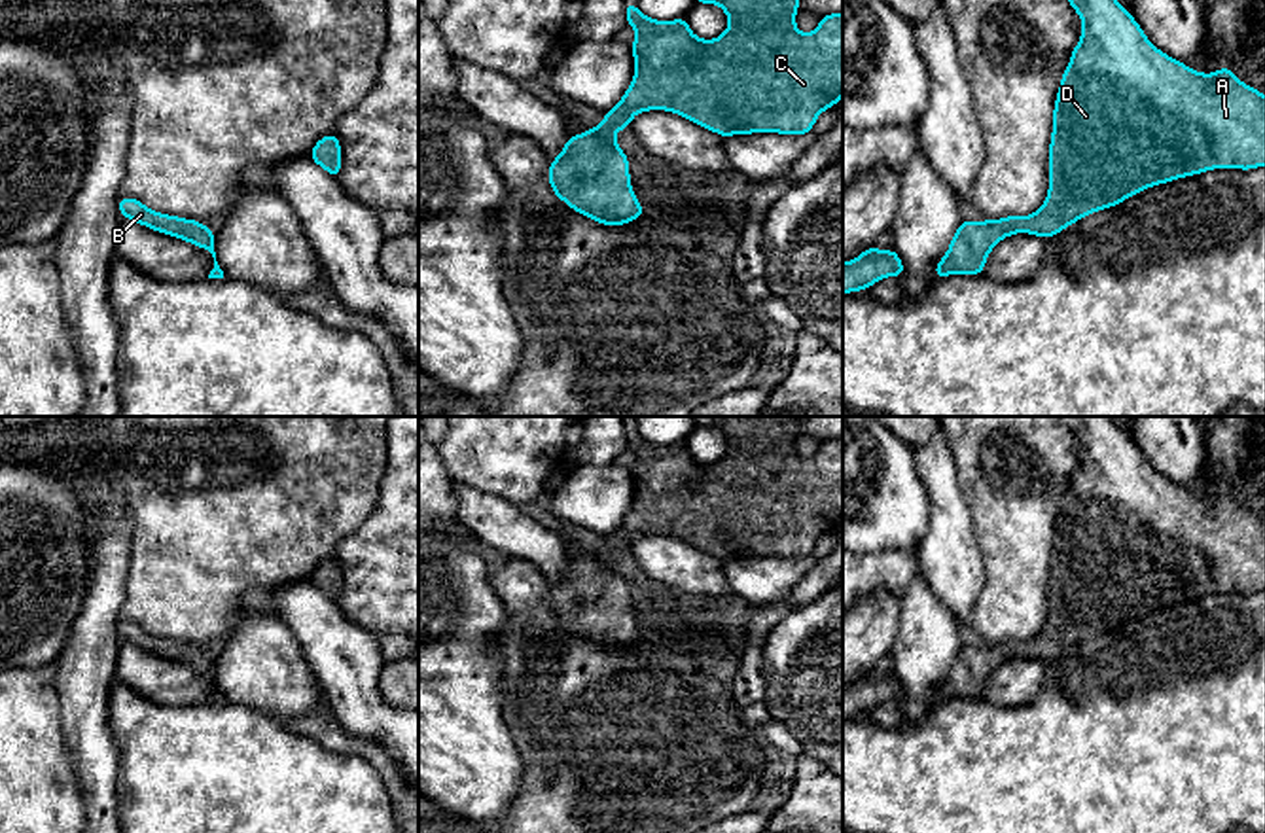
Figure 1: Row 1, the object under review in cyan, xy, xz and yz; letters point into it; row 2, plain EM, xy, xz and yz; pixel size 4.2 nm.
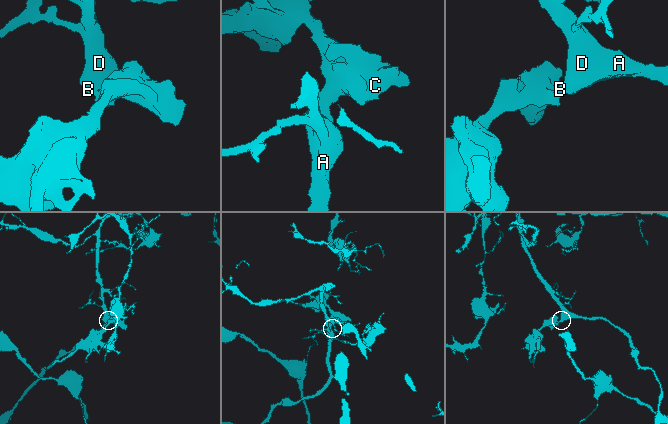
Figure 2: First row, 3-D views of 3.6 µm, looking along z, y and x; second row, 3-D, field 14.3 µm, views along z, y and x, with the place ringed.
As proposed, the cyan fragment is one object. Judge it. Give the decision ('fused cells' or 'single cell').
single cell

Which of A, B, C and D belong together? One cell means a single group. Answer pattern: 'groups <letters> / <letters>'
groups A B C D

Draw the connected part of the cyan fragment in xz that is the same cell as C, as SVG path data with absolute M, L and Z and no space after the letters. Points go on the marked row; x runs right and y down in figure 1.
M695 0L716 4L729 19L725 32L714 40L697 38L686 17L655 21L646 17L634 2L625 4L627 25L636 30L631 44L634 55L634 78L623 98L604 112L604 121L587 133L570 134L557 159L549 161L547 180L553 195L572 210L602 225L625 225L640 218L646 208L638 203L629 172L629 153L621 151L614 133L631 129L638 112L667 110L678 114L703 129L727 138L733 134L778 133L788 136L812 133L816 117L833 108L843 97L843 13L828 13L820 25L803 34L795 27L799 0Z

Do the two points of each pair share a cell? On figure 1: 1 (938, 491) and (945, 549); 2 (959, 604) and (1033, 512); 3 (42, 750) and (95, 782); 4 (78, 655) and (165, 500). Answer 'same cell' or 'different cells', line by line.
1: same cell
2: different cells
3: different cells
4: different cells

